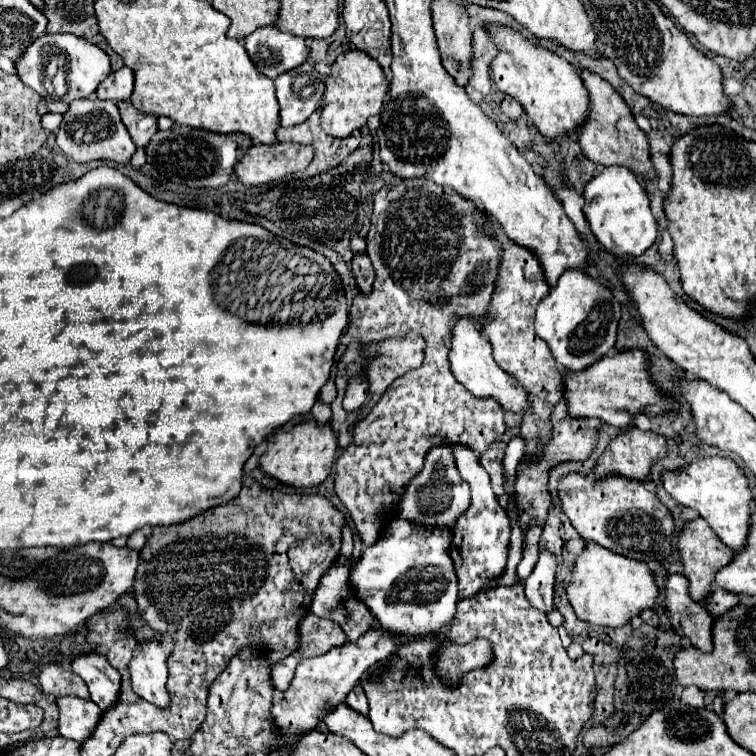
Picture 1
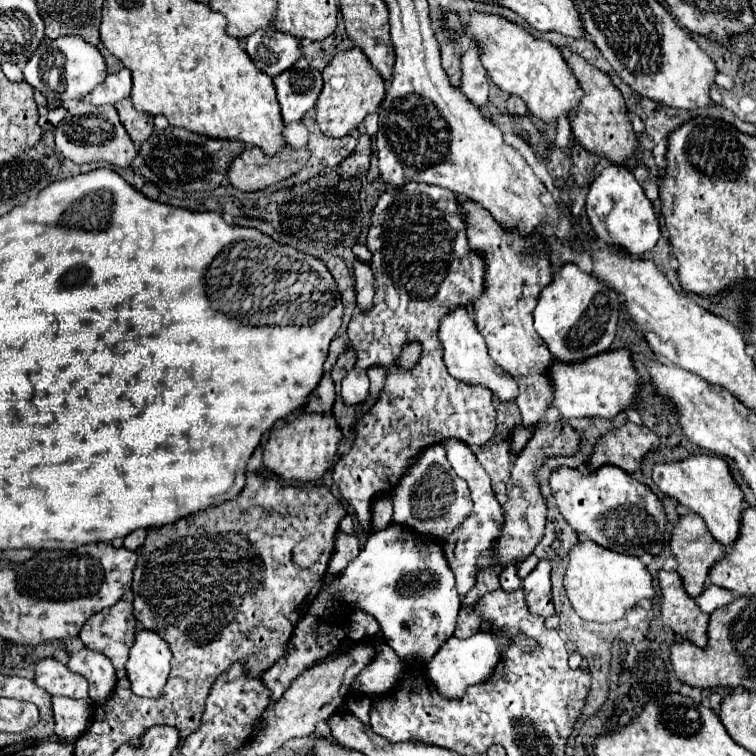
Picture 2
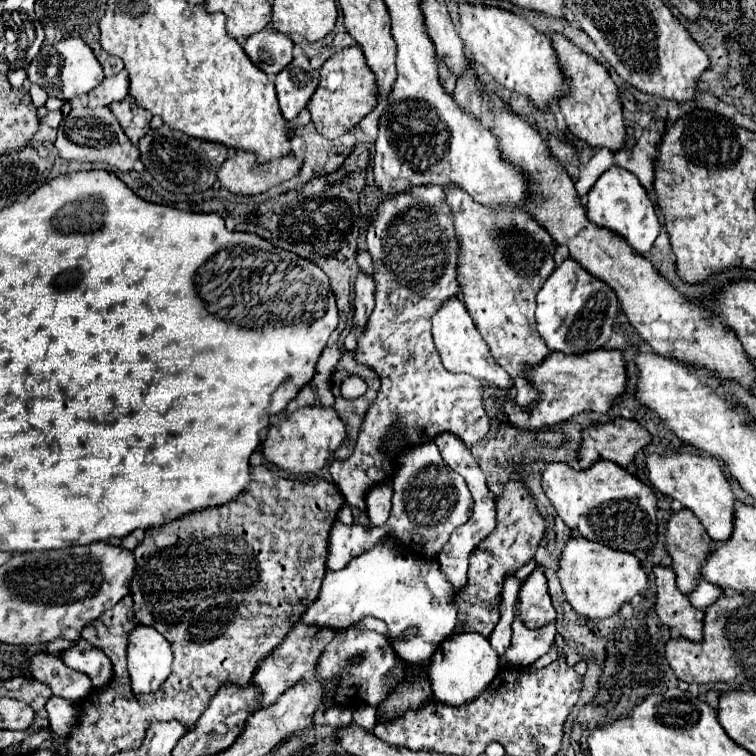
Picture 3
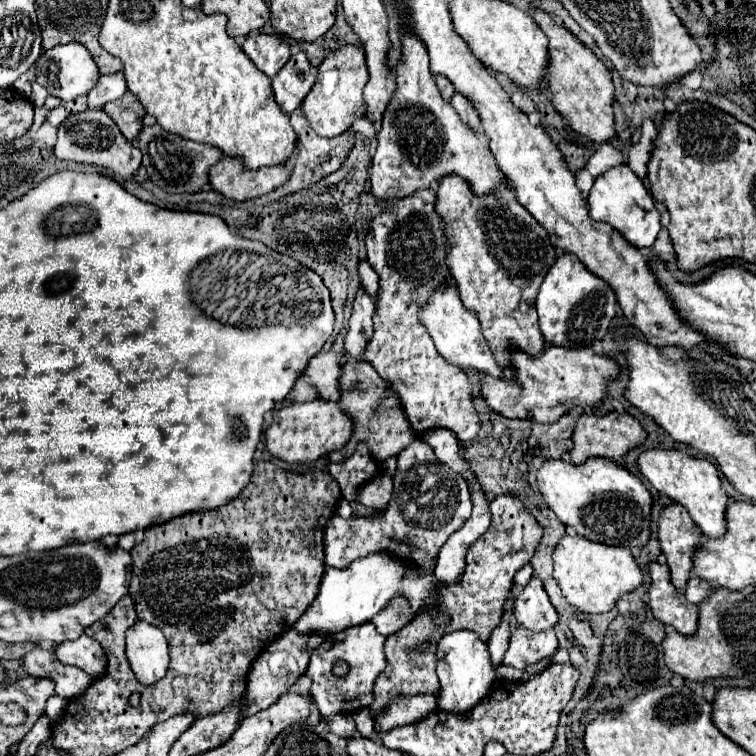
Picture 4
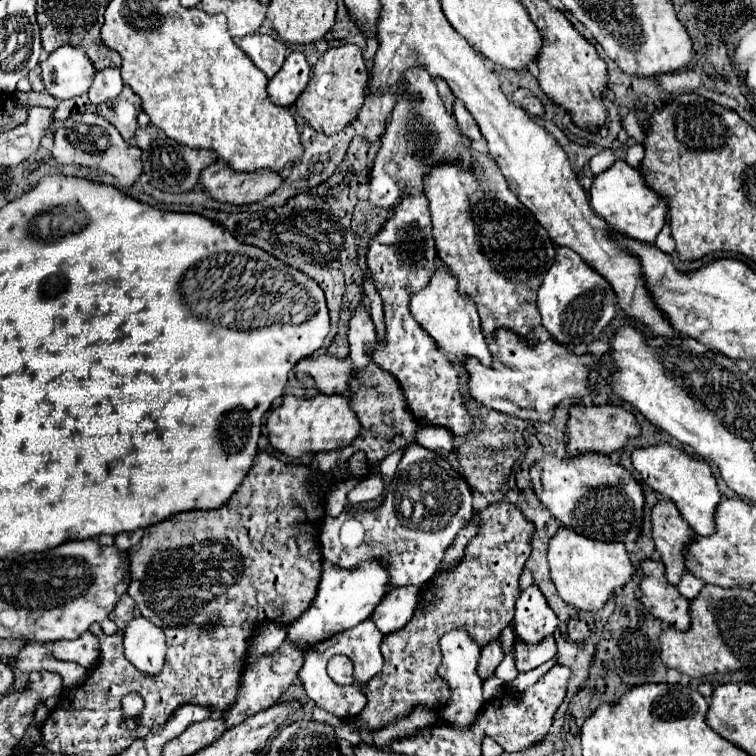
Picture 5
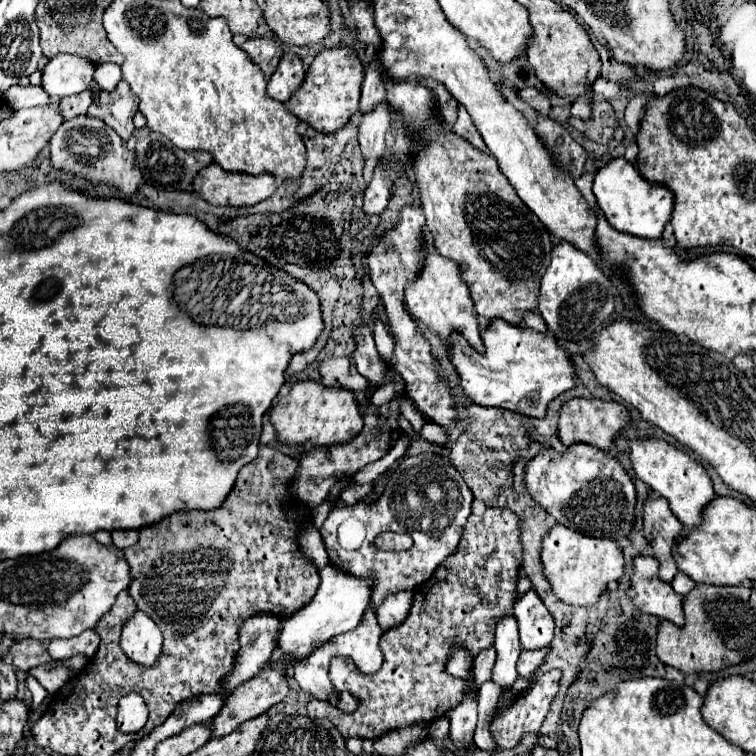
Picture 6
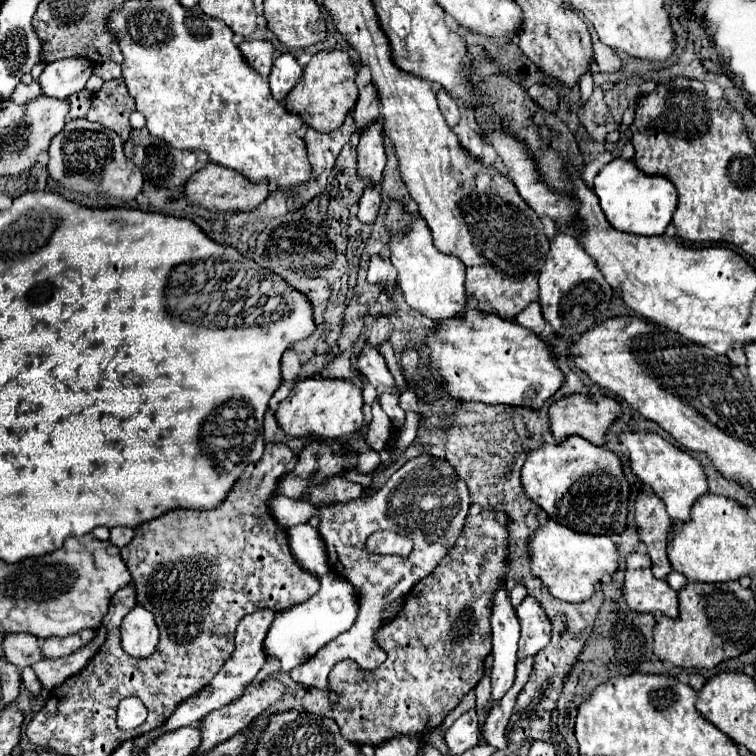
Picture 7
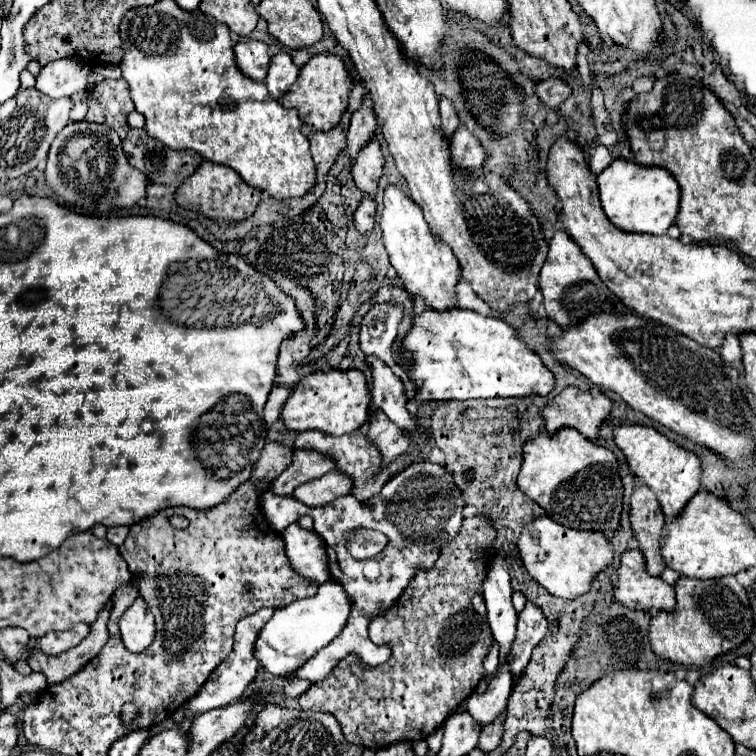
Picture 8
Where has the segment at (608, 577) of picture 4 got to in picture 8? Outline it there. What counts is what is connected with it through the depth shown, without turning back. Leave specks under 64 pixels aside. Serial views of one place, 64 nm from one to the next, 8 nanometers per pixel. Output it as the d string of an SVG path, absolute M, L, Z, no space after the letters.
M536 518L518 540L518 550L528 574L542 584L552 596L574 600L590 590L592 580L608 566L612 566L614 550L608 538L600 532L580 532L556 524L552 518Z

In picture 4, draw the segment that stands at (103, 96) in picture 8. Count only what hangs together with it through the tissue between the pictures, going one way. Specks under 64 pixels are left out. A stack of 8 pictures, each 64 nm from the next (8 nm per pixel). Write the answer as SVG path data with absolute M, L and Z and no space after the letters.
M126 92L120 100L108 102L104 106L104 112L108 112L108 116L112 116L112 120L118 124L120 132L132 142L140 130L142 130L142 118L146 114L146 110L142 108L142 104L136 100L136 96L132 96L130 92Z

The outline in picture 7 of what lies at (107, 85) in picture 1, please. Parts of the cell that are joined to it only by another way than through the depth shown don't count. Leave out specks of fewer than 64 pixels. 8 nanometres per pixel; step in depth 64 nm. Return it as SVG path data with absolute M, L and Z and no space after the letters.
M102 62L102 64L98 64L98 66L94 68L94 74L100 76L104 82L108 82L108 80L116 80L116 78L122 76L122 72L120 72L120 64L116 64L116 62Z

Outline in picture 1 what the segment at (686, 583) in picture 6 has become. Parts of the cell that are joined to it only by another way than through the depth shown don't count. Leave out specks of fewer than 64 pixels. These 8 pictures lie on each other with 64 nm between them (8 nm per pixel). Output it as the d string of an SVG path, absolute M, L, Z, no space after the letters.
M714 588L712 596L708 596L708 600L704 602L704 606L708 608L708 612L712 612L714 618L724 616L736 604L740 604L740 596L732 592L724 592L722 588Z

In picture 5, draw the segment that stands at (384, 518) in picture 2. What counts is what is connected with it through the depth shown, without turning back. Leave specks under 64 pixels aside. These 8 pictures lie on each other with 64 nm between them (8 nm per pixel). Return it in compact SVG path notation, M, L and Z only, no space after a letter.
M372 474L372 476L360 480L354 490L350 490L348 500L352 506L356 506L360 502L376 500L380 496L386 496L386 482L384 482L382 474Z

